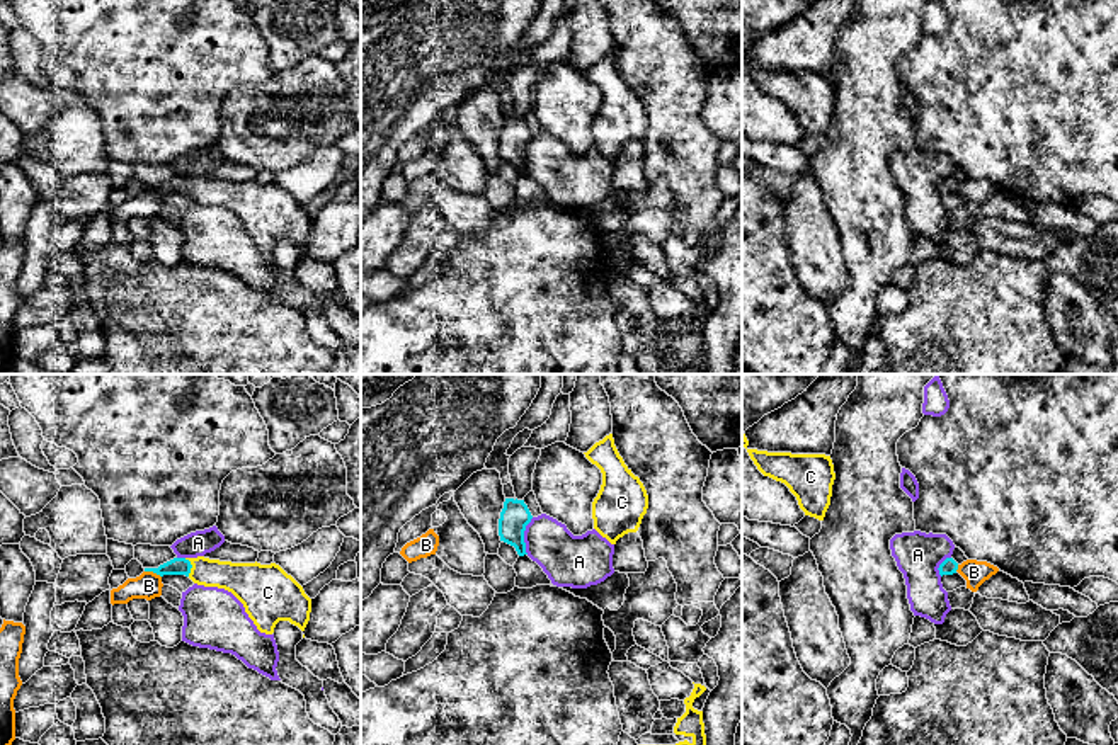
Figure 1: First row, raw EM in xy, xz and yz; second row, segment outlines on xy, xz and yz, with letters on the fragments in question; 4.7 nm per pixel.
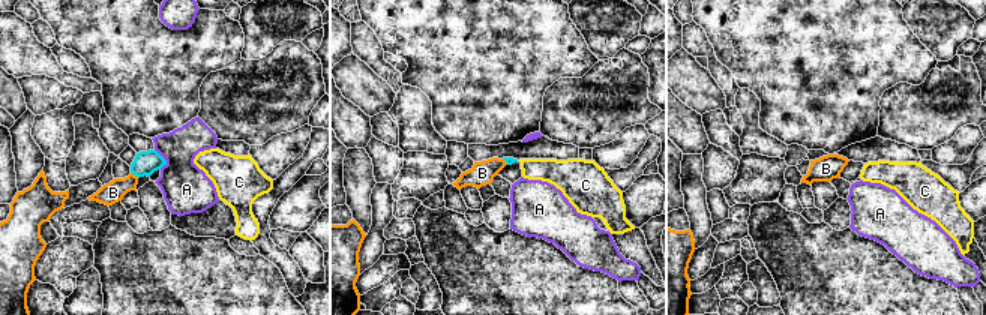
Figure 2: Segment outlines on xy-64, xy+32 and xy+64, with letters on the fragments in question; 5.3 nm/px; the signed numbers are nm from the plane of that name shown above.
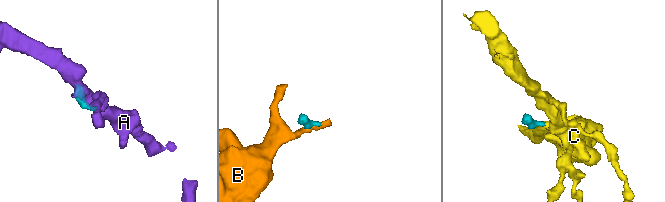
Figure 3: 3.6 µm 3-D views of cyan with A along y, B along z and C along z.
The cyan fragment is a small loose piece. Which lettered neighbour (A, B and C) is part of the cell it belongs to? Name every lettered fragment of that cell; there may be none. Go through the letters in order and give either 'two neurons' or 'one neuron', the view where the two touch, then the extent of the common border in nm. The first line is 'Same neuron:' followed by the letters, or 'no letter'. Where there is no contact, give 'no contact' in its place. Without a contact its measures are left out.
Same neuron: C
A: two neurons | xz | 180 nm
B: two neurons | xy | 90 nm
C: one neuron | xy | 90 nm

